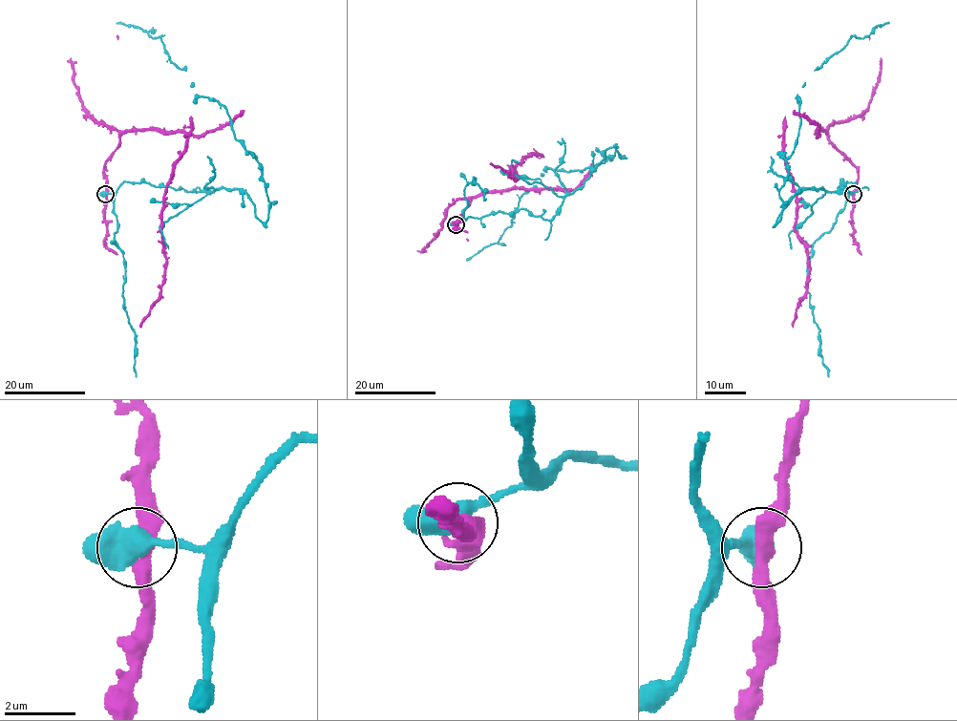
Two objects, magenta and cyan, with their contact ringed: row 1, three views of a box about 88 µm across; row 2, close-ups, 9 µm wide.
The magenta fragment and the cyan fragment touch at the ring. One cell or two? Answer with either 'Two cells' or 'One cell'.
One cell

